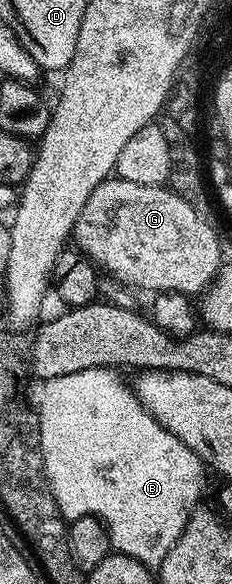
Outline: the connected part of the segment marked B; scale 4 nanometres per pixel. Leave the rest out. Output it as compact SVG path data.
M94 367L88 368L86 371L72 372L71 375L56 376L54 379L44 382L42 399L36 403L36 409L40 424L40 448L46 469L46 479L50 482L50 491L54 494L58 511L67 523L74 522L77 518L96 518L105 526L110 537L110 545L117 553L132 557L146 567L158 568L161 567L164 558L168 556L170 549L180 540L190 518L199 509L198 497L202 494L204 463L197 454L193 454L179 438L172 436L172 432L168 432L150 415L141 399L138 398L135 387L131 383L129 386L118 374L121 373L114 368Z

